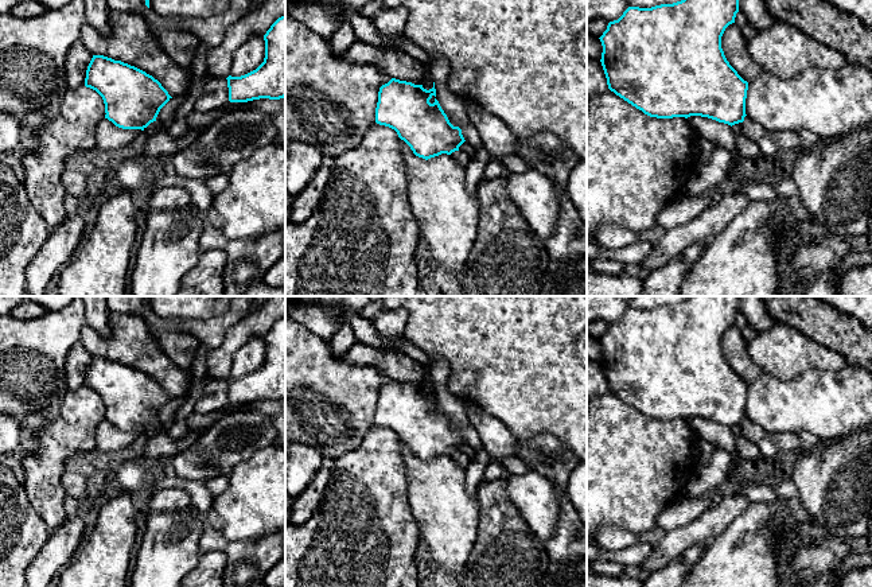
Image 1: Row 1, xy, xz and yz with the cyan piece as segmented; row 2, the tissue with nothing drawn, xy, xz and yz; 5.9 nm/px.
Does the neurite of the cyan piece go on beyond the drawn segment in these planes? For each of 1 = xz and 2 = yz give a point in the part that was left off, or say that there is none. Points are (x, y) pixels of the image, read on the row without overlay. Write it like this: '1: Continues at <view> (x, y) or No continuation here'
1: No continuation here
2: No continuation here

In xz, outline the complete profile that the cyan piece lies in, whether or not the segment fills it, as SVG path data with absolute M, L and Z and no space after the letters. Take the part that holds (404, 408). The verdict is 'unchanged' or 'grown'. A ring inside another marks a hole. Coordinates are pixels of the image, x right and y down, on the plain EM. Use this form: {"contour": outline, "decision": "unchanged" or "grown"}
{"contour": "M392 380L379 389L375 409L375 424L394 431L413 455L425 462L441 455L451 456L459 452L459 448L466 443L462 431L449 424L439 403L435 400L433 405L429 404L433 397L436 399L435 384L433 389L427 392L423 386Z", "decision": "unchanged"}

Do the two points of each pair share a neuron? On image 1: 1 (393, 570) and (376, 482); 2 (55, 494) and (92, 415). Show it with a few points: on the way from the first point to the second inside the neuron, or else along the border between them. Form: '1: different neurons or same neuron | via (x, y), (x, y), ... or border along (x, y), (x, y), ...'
1: same neuron | via (393, 548), (390, 536), (381, 525), (376, 504)
2: same neuron | via (53, 474), (53, 454), (71, 435)

